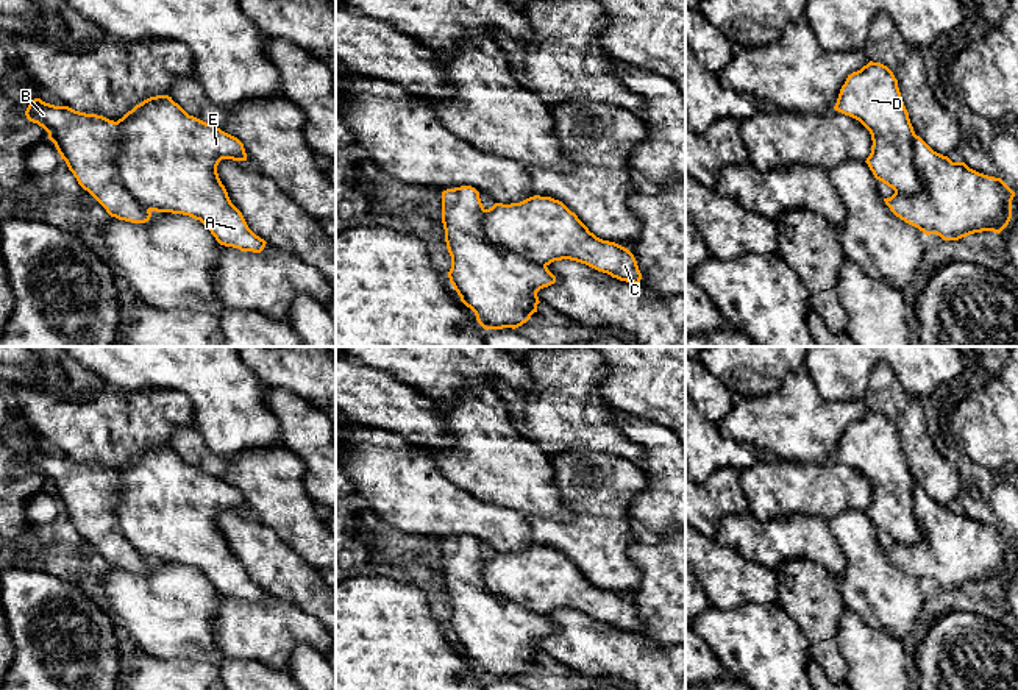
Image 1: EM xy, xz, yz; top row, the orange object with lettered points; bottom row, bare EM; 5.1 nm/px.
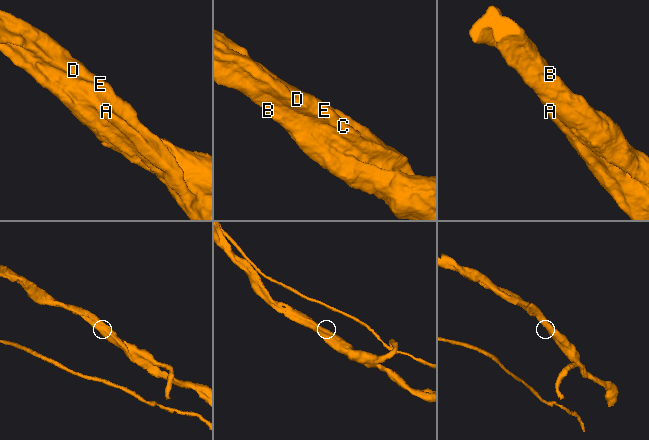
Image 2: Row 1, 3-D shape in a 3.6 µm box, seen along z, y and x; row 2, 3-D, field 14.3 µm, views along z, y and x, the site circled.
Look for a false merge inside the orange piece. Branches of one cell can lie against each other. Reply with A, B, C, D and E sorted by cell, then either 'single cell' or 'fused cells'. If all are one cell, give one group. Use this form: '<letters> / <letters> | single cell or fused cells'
A C D E / B | fused cells

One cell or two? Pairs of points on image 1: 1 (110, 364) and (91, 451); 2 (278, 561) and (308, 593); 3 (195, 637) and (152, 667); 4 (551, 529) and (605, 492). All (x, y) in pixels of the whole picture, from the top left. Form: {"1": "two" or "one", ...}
{"1": "two", "2": "one", "3": "two", "4": "one"}

